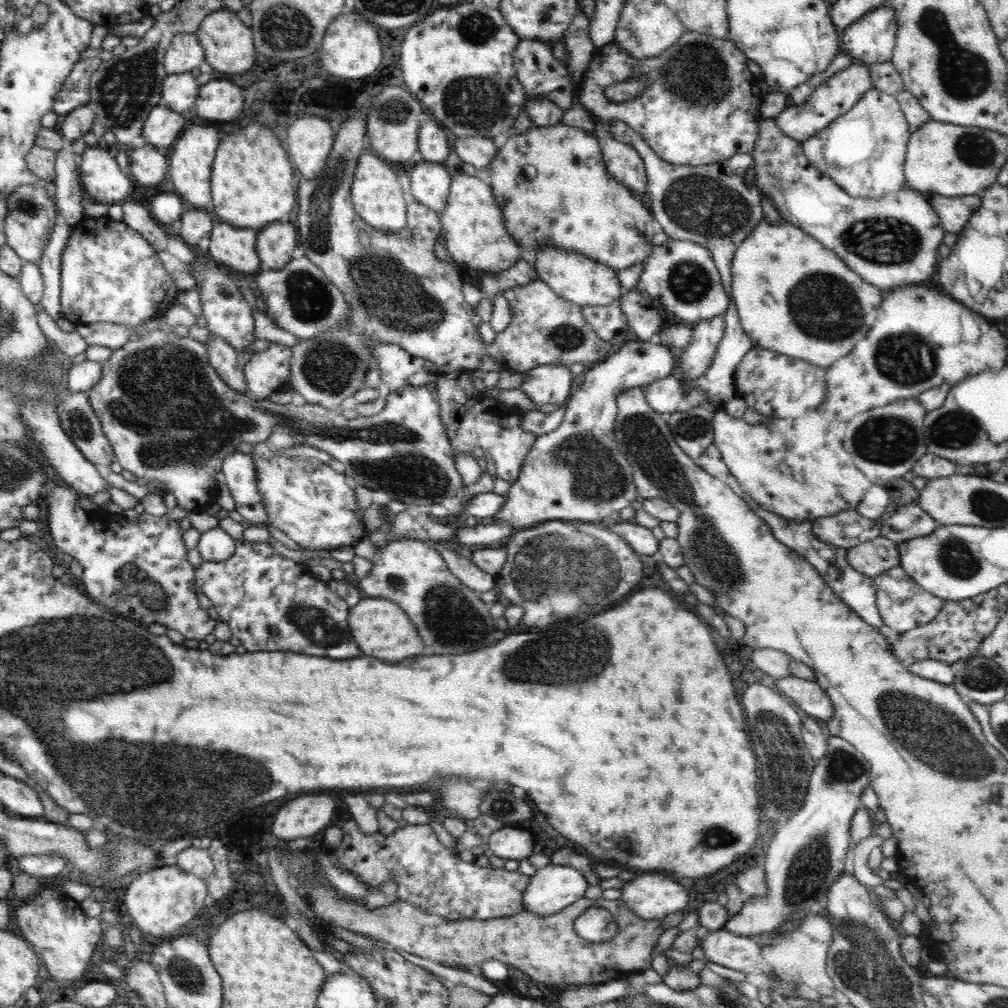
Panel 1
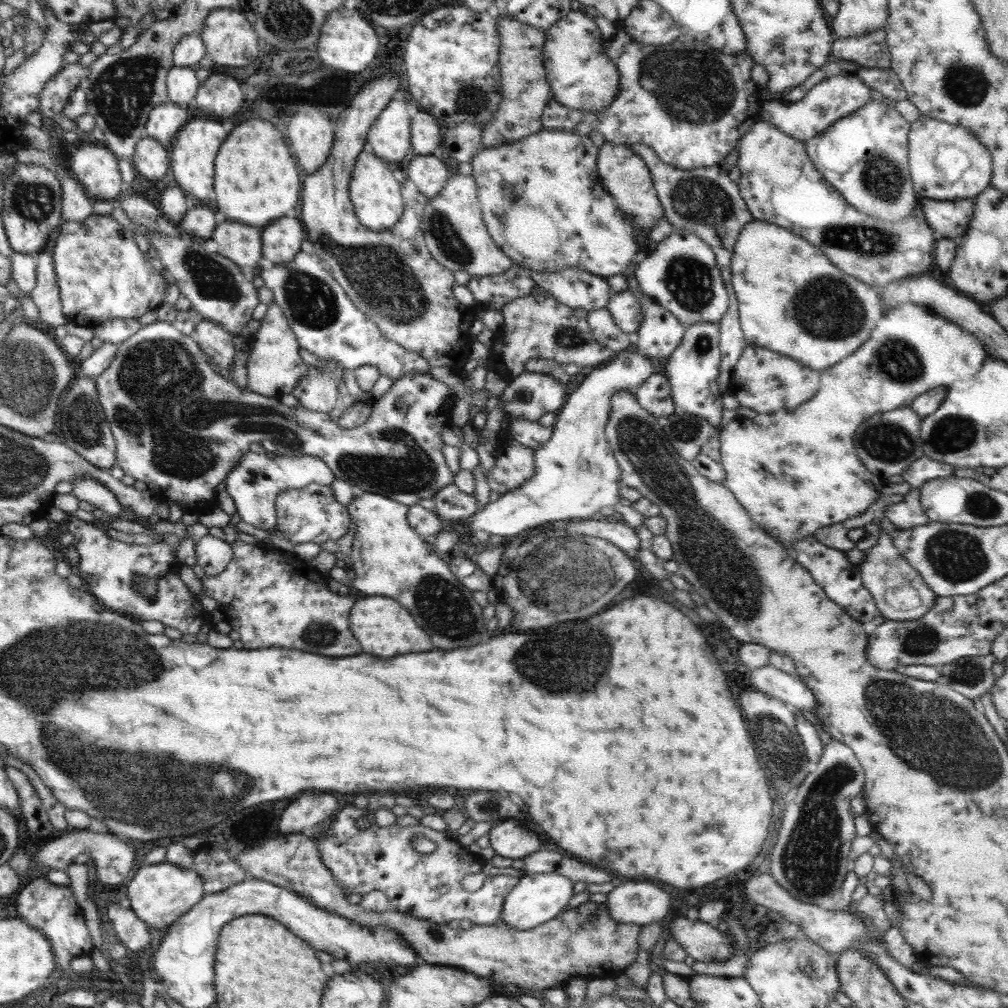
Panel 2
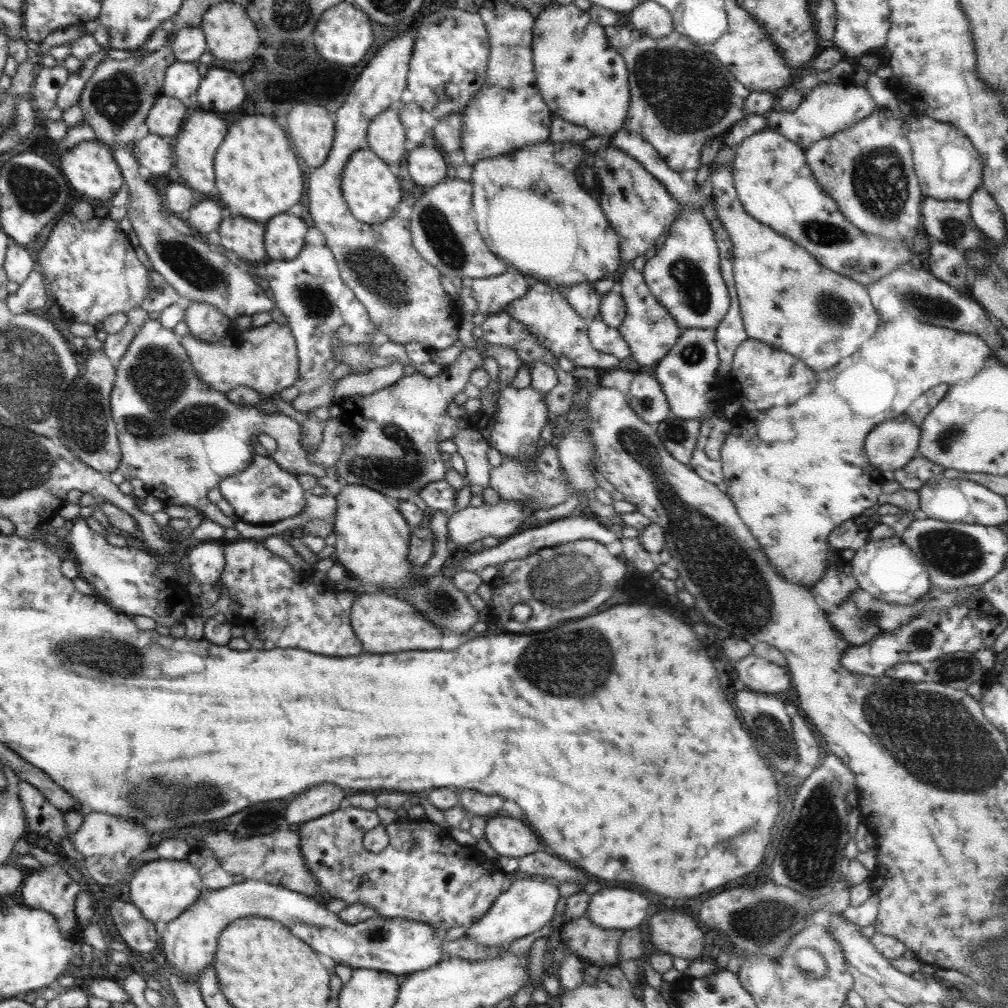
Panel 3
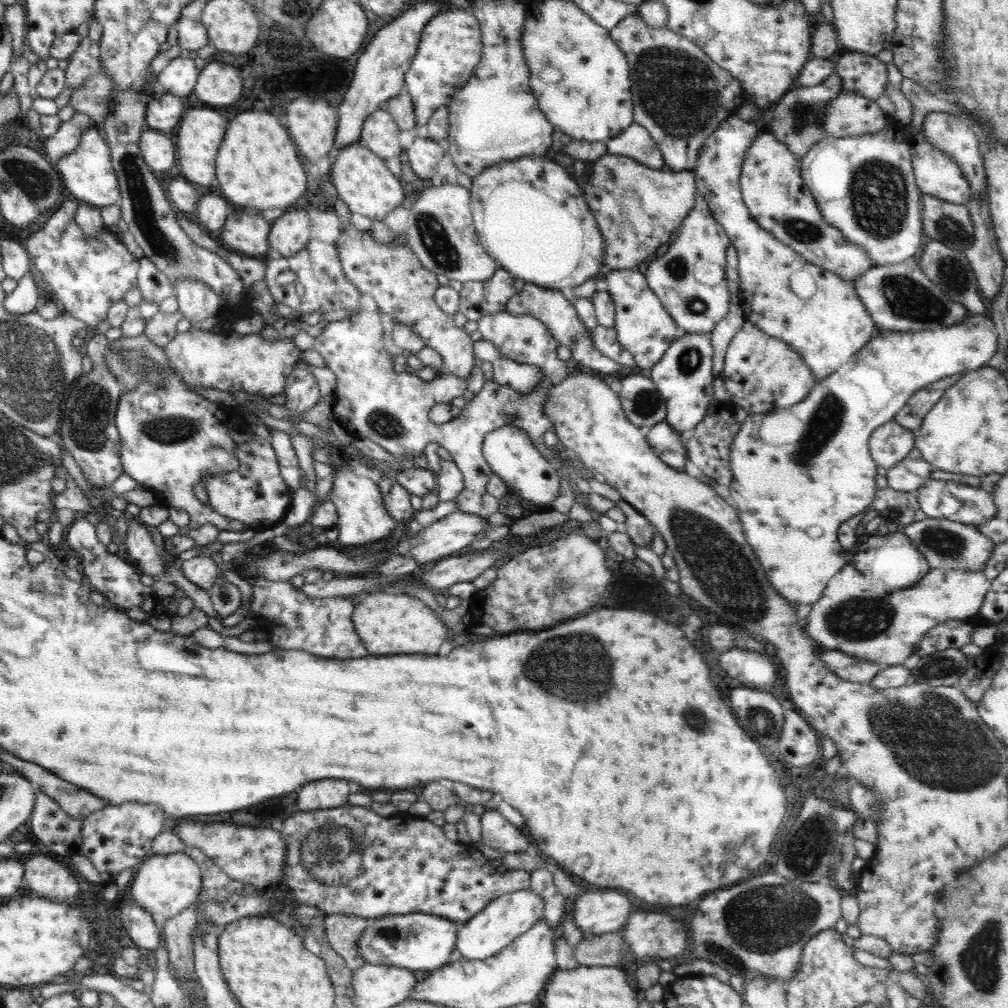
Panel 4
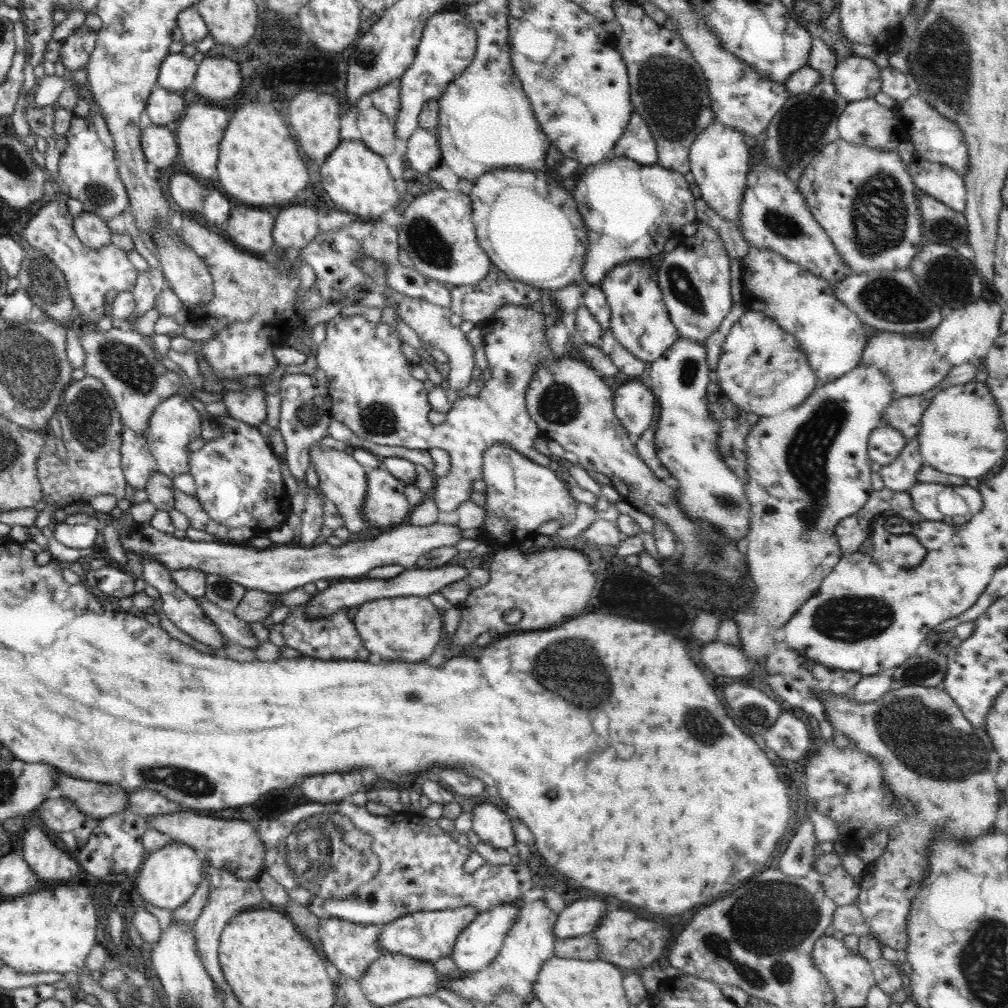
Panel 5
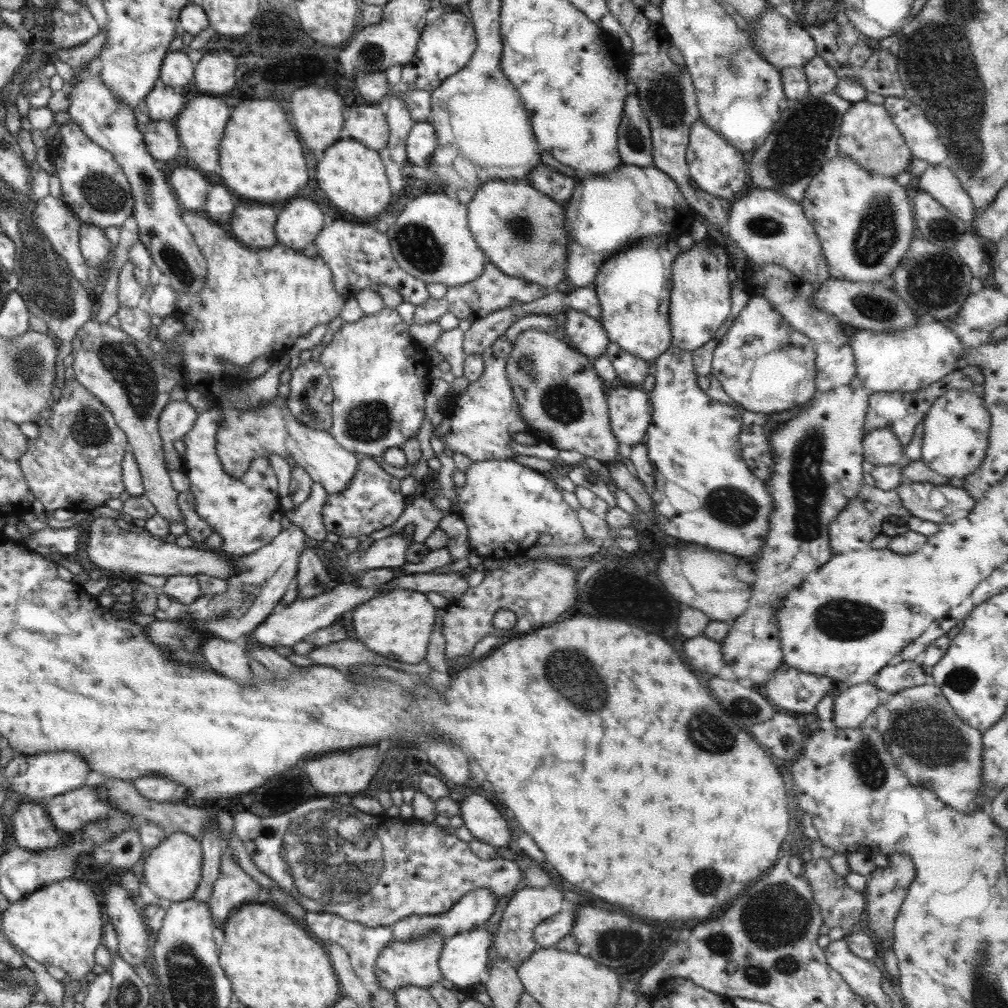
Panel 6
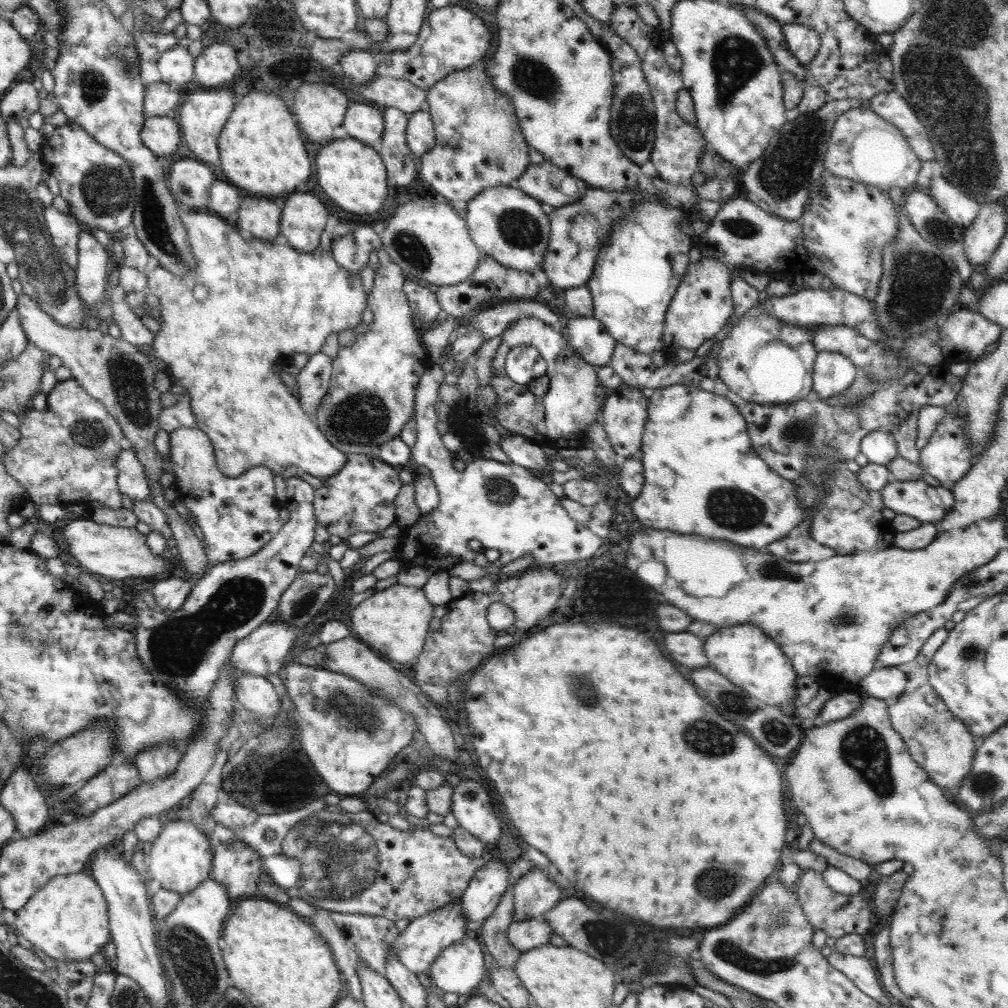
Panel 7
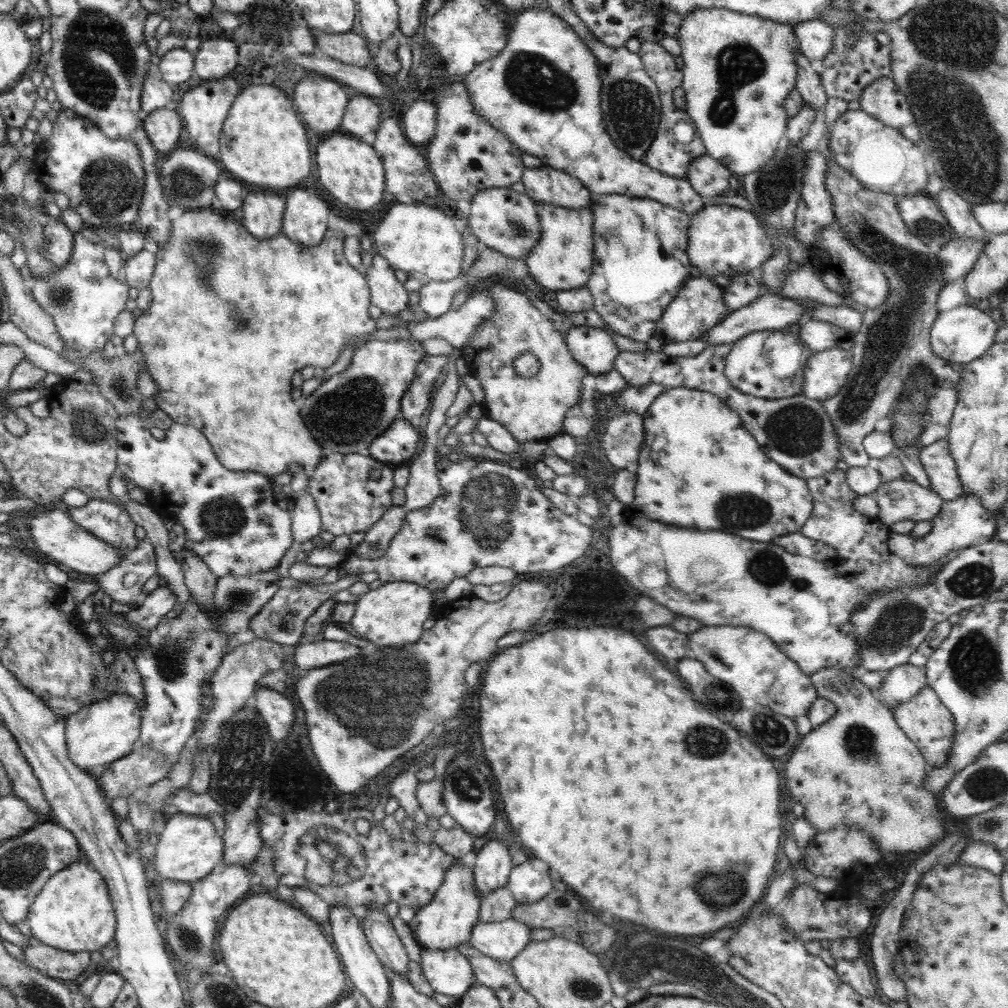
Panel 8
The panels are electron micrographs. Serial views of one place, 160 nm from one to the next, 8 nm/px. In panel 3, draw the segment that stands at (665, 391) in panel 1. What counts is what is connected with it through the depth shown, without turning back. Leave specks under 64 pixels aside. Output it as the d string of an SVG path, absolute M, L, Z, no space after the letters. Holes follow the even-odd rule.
M640 372L634 376L626 397L632 410L644 422L661 423L671 412L660 383L647 373Z

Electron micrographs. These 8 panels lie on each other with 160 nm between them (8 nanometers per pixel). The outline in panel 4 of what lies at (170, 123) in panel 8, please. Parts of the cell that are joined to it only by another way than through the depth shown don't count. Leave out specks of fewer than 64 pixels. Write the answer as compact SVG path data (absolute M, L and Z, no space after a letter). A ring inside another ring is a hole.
M146 128L142 132L139 150L144 162L155 172L170 170L174 162L177 162L173 140L152 128Z

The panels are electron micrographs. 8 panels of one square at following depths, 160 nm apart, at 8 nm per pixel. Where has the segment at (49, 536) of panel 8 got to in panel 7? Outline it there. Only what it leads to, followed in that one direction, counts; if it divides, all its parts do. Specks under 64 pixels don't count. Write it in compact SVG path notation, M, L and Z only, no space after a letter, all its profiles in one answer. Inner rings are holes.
M75 517L60 528L64 542L68 544L68 554L71 554L88 573L112 579L144 578L151 574L159 575L168 572L172 561L162 557L162 554L152 554L145 543L146 535L136 527L110 526L100 524L85 517Z

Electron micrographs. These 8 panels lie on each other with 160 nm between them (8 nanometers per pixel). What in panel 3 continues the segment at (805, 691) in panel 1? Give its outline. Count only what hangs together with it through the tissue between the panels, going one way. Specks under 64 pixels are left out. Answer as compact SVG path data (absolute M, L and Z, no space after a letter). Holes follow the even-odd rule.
M752 654L736 662L738 678L751 691L770 693L786 692L792 684L787 667L783 667Z

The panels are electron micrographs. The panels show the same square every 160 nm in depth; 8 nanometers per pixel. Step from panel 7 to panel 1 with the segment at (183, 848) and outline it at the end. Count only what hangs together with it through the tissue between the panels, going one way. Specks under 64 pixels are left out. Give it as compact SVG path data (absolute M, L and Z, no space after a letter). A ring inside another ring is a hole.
M176 865L140 871L136 880L126 888L125 911L147 938L177 935L182 926L188 925L203 912L204 901L209 899L207 884L195 874L183 871Z

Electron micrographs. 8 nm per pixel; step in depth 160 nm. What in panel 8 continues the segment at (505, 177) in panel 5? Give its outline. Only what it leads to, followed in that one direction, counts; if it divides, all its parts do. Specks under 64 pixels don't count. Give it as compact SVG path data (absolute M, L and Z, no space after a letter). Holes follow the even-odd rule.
M510 187L484 189L471 198L470 214L465 225L474 233L480 245L496 250L506 258L525 259L541 237L536 203L527 193L518 193Z

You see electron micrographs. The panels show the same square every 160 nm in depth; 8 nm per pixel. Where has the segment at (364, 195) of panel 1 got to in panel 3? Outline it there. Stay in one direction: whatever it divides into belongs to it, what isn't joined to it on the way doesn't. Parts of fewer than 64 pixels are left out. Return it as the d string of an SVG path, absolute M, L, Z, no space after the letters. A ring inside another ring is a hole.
M369 149L354 152L344 165L342 172L342 195L350 212L366 224L376 224L394 215L394 207L403 200L402 178L392 174L388 165Z

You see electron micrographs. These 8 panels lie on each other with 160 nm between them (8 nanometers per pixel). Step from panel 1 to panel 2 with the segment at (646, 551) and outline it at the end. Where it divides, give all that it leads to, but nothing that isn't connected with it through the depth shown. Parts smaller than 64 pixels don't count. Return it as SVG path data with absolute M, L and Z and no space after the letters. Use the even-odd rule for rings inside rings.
M600 516L602 520L580 520L570 522L566 532L570 534L586 534L604 538L614 543L620 550L638 550L645 547L645 543L638 538L636 530L629 527L626 522L613 520L607 516Z

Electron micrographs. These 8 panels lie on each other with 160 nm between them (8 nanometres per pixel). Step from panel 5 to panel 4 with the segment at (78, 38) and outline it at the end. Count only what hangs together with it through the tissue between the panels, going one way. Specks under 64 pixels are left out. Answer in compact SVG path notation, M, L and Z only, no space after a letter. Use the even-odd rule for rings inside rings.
M81 37L79 47L69 56L68 67L65 69L67 86L78 88L88 77L100 73L99 43L90 37Z

